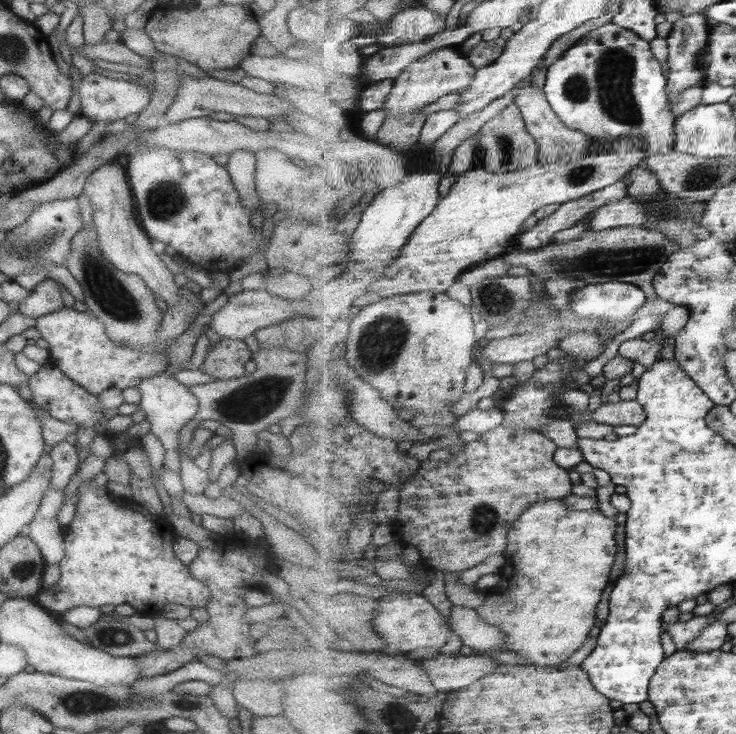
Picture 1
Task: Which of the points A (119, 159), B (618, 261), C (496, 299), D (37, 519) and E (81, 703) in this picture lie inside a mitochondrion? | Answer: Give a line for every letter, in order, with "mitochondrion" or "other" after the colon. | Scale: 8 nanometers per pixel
A: other
B: mitochondrion
C: mitochondrion
D: other
E: mitochondrion

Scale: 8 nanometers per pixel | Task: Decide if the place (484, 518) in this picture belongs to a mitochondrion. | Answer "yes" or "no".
yes

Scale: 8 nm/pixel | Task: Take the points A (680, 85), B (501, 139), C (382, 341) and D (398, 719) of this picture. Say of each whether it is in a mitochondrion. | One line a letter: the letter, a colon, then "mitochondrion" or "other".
A: other
B: mitochondrion
C: mitochondrion
D: mitochondrion

